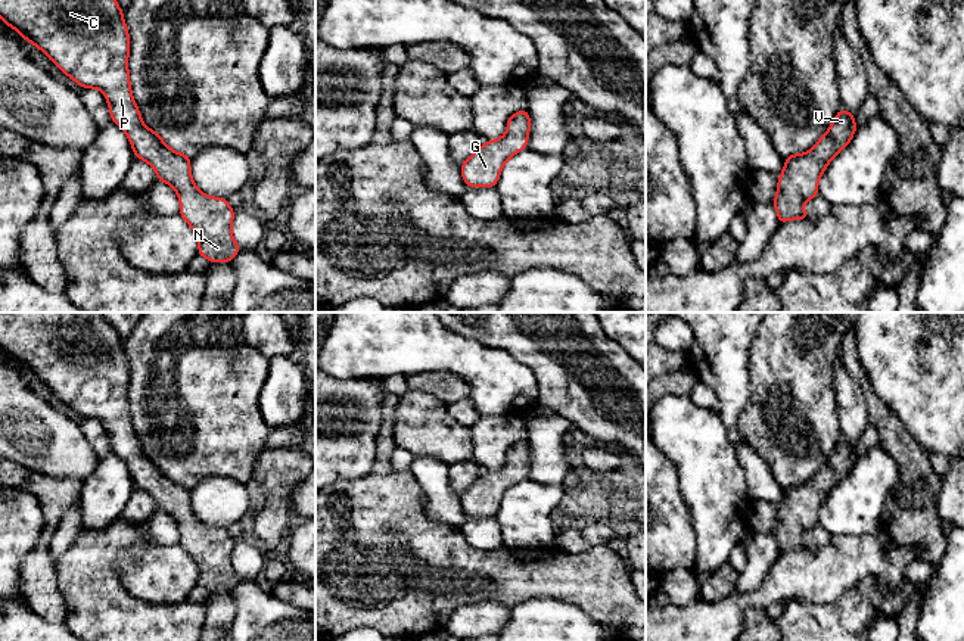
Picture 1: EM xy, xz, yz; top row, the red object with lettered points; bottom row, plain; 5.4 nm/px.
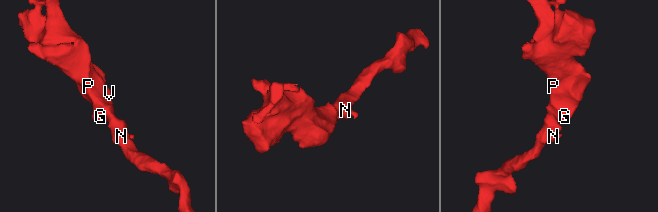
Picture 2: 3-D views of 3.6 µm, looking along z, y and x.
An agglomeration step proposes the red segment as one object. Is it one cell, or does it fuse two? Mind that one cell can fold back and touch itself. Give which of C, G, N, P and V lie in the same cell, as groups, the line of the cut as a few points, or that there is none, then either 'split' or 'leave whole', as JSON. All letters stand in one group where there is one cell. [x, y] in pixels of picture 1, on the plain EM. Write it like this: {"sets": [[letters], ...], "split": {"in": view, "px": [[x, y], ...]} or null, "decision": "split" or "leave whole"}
{"sets": [["C", "G", "N", "P", "V"]], "split": null, "decision": "leave whole"}

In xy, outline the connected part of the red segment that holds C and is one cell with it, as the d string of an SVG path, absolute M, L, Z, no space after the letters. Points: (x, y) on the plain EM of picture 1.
M0 312L0 349L44 382L84 420L100 420L112 451L127 464L136 488L153 497L156 508L178 525L180 545L199 567L198 585L211 592L230 592L240 581L233 569L234 539L226 528L209 528L192 508L190 486L167 476L159 463L143 454L128 404L130 365L122 339L102 312Z

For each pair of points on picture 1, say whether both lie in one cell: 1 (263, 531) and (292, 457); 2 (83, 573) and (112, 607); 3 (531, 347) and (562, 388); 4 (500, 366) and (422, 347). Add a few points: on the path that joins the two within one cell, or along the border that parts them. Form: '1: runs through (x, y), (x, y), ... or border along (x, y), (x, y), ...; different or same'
1: runs through (276, 513), (279, 475); same
2: runs through (89, 582), (103, 599); same
3: runs through (541, 357), (562, 377); same
4: runs through (481, 366), (469, 358), (441, 349); same

